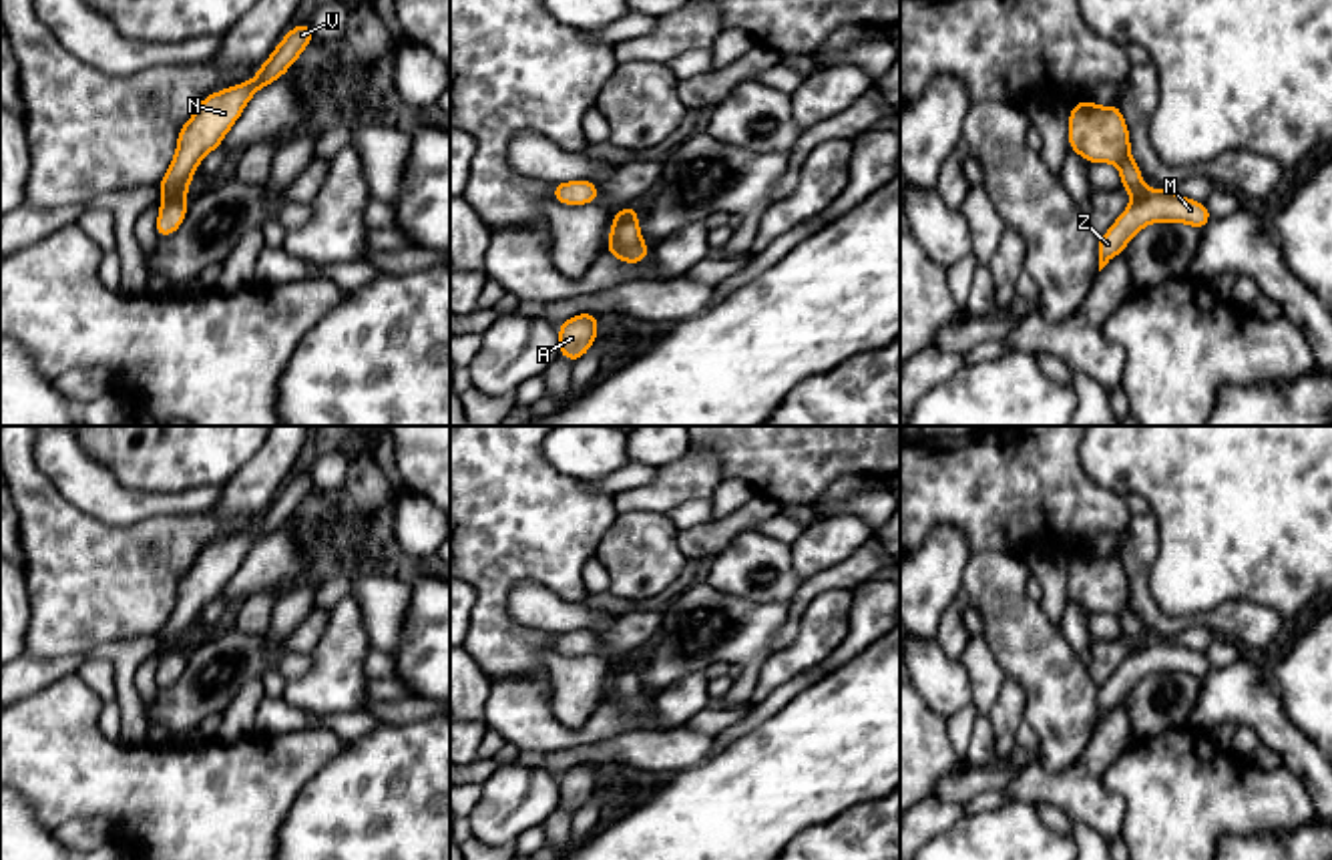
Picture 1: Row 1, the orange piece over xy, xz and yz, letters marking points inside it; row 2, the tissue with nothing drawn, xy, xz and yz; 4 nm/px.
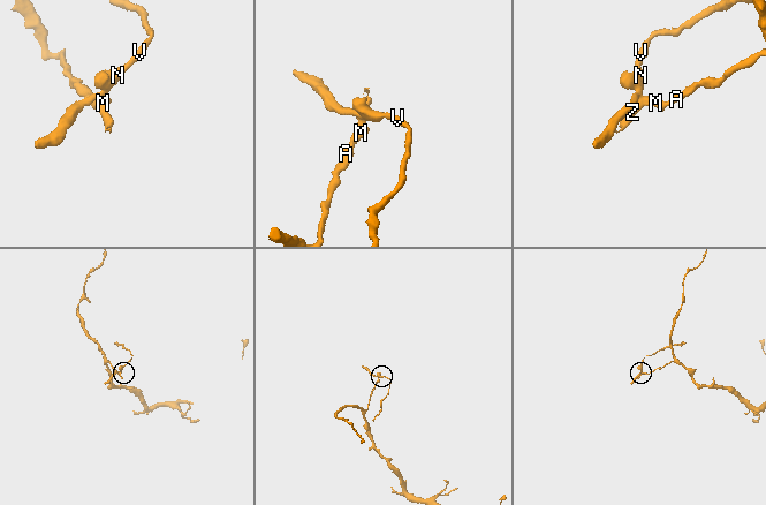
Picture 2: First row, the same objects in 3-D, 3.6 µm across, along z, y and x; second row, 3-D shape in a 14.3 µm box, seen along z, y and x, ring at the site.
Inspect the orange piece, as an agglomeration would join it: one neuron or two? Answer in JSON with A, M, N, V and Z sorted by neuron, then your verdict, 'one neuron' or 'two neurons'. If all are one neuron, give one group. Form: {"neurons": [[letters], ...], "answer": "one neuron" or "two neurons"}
{"neurons": [["A", "M", "Z"], ["N", "V"]], "answer": "two neurons"}

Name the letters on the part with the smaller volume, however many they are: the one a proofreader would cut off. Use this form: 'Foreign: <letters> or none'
Foreign: N, V

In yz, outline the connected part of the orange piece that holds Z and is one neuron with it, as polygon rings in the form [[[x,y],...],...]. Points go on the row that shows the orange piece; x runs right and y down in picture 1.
[[[1143,189],[1099,237],[1099,271],[1149,223],[1187,223],[1201,231],[1211,217],[1205,203],[1185,199],[1175,189]]]

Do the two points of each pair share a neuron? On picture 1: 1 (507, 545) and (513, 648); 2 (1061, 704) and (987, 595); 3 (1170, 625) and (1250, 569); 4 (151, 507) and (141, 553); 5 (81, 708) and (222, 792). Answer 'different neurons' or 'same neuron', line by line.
1: same neuron
2: same neuron
3: different neurons
4: different neurons
5: same neuron

